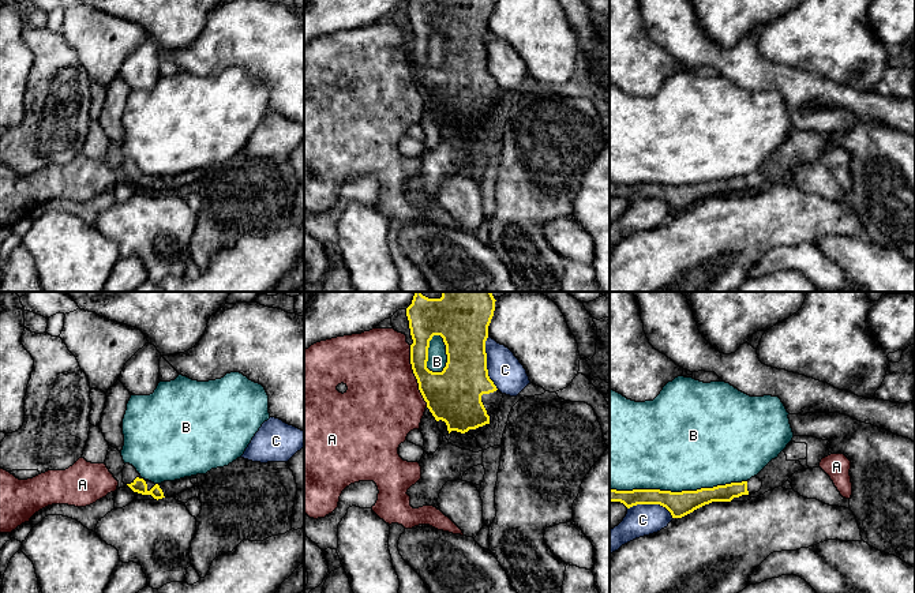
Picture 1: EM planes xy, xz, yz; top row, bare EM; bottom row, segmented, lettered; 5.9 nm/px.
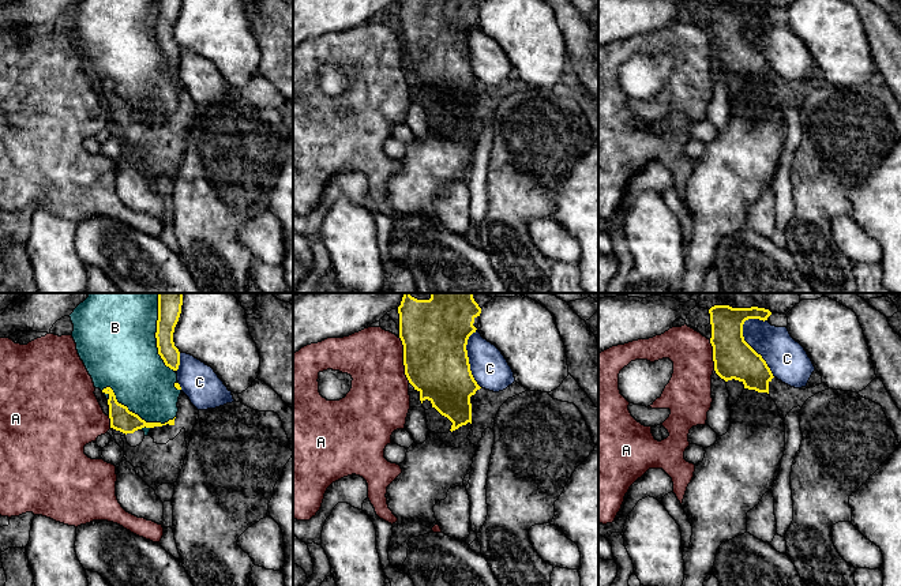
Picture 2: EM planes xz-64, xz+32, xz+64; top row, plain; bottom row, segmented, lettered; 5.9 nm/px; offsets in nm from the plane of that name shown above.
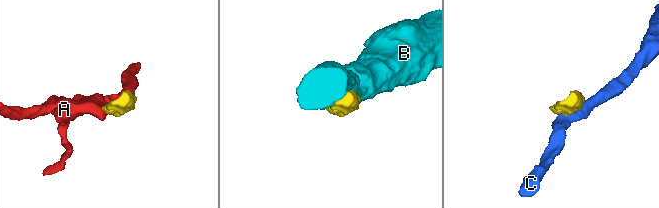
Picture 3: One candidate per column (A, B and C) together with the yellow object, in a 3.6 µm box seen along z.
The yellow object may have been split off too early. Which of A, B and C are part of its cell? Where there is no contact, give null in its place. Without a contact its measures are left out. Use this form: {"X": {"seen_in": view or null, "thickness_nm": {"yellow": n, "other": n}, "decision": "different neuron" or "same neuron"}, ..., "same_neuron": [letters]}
{"A": {"seen_in": "xz", "thickness_nm": {"yellow": 320, "other": 460}, "decision": "different neuron"}, "B": {"seen_in": "yz", "thickness_nm": {"yellow": 140, "other": 480}, "decision": "different neuron"}, "C": {"seen_in": "xz", "thickness_nm": {"yellow": 300, "other": 200}, "decision": "different neuron"}, "same_neuron": []}

